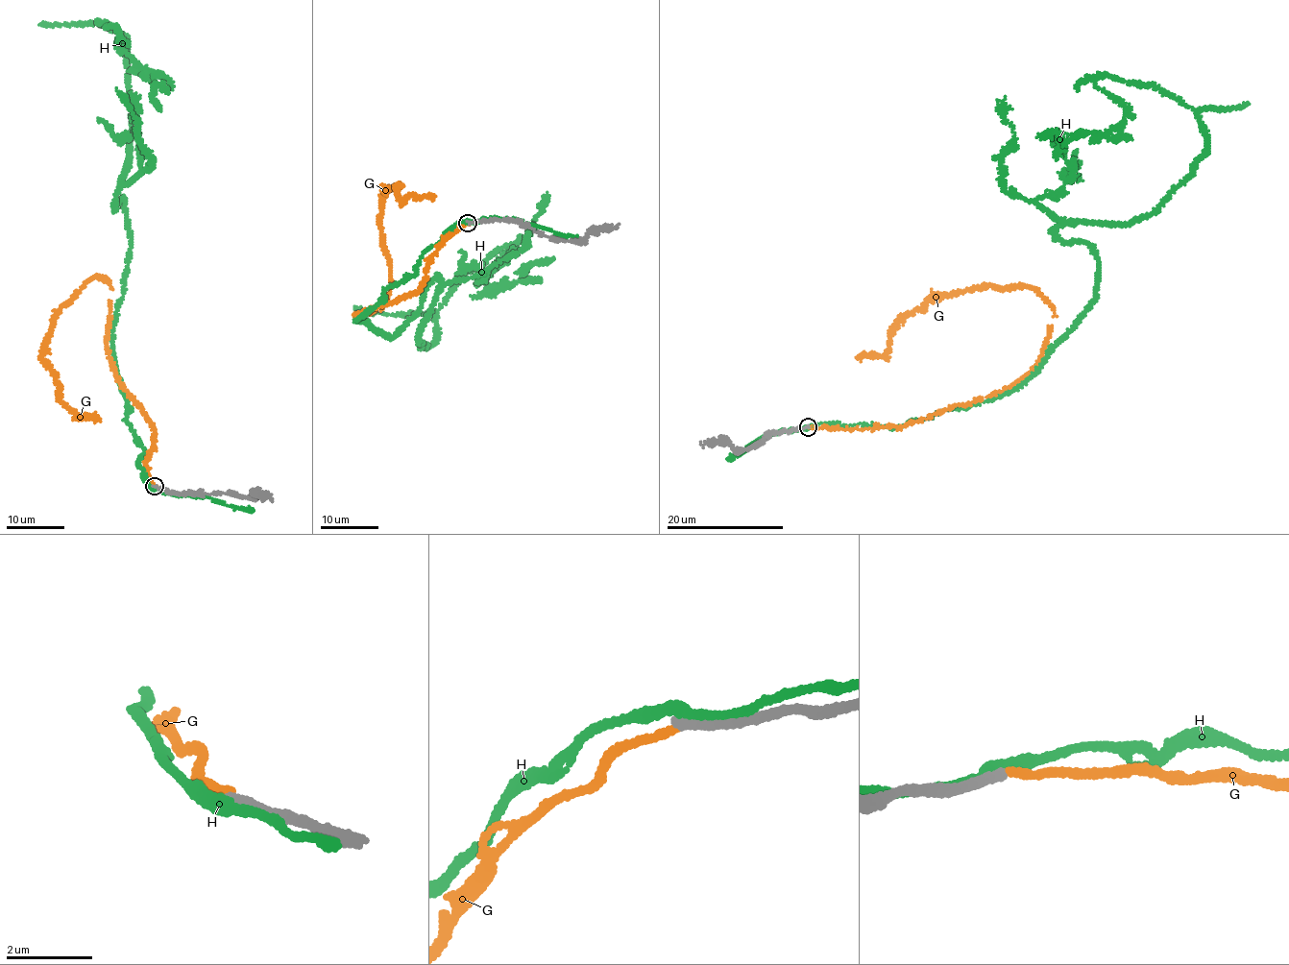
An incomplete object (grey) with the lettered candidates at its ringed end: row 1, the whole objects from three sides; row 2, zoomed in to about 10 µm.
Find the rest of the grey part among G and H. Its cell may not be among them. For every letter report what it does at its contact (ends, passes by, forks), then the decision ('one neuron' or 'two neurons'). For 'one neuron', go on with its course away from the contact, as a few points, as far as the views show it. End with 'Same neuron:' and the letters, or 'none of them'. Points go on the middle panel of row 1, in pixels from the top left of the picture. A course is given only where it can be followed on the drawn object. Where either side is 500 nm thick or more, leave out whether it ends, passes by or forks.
G: it ends; two neurons
H: it passes by; two neurons
Same neuron: none of them

